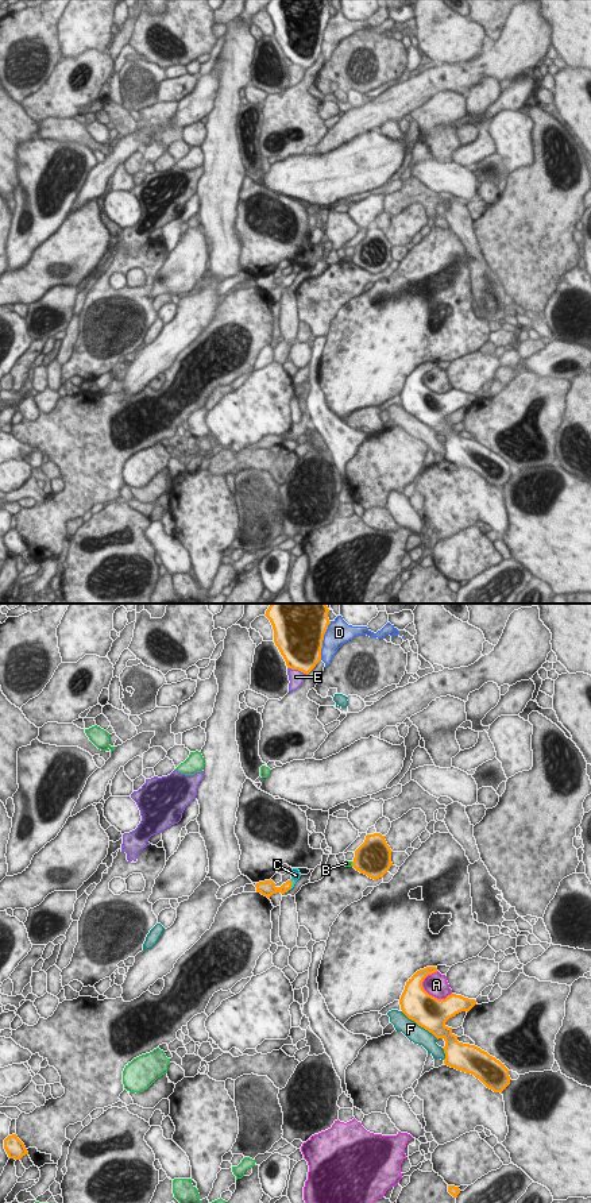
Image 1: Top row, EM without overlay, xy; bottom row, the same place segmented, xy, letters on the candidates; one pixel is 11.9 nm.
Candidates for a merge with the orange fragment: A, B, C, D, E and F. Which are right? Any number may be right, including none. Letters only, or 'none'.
C

